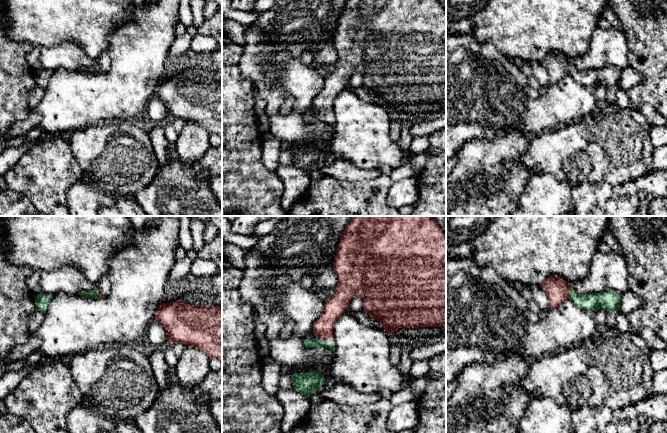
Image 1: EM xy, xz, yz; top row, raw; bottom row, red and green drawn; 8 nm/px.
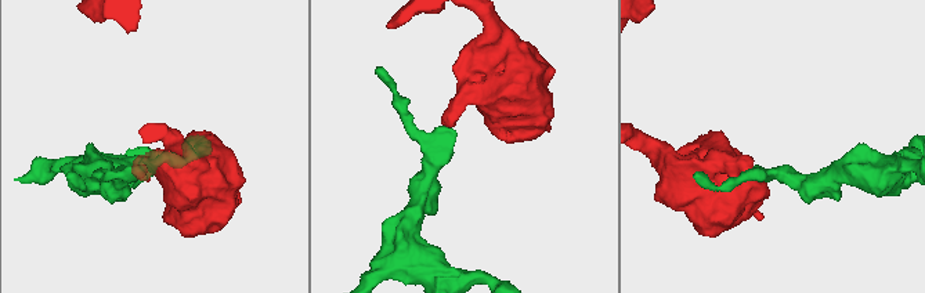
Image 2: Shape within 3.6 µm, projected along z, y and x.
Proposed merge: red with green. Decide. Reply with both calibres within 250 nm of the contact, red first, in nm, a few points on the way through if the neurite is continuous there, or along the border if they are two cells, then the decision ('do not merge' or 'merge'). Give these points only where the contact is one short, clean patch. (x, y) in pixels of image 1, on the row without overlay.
190/140 nm | across yz (557, 65), (568, 69), (580, 76), (595, 77) | merge

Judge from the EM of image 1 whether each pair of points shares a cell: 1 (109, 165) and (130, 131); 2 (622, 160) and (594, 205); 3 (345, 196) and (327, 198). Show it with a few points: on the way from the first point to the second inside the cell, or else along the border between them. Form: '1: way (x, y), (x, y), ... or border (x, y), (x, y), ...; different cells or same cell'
1: way (117, 157), (129, 139); same cell
2: border (630, 179), (615, 185), (584, 182); different cells
3: way (341, 198), (331, 198); same cell

